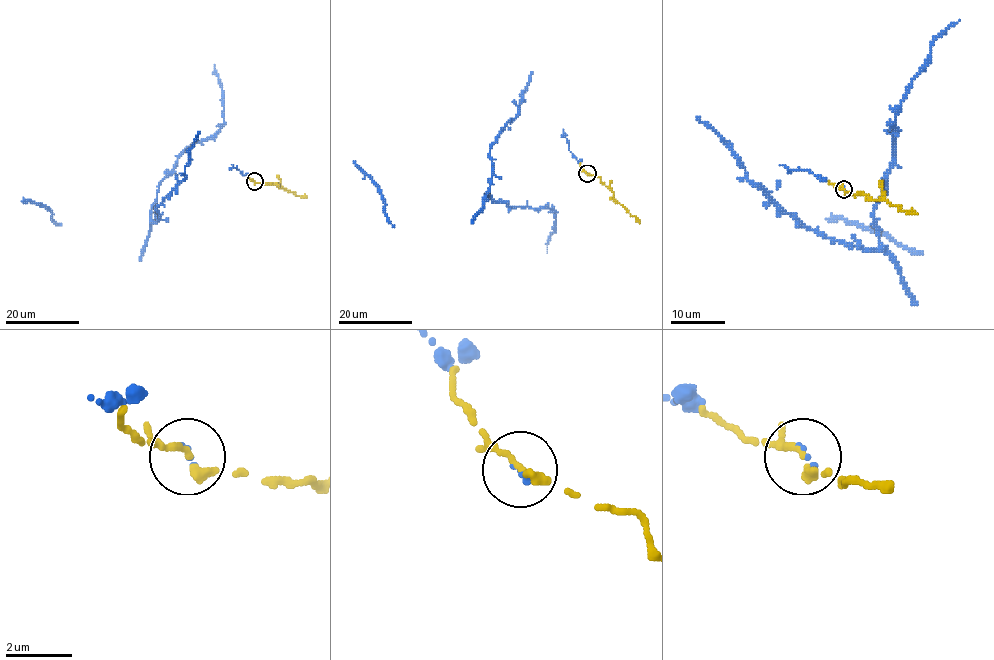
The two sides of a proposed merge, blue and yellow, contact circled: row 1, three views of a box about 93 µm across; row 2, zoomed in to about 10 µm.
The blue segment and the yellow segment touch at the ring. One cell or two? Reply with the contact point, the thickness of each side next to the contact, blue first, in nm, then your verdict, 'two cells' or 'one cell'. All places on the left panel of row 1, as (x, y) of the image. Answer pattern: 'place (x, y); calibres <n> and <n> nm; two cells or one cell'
place (254, 181); calibres 150 and 300 nm; one cell

